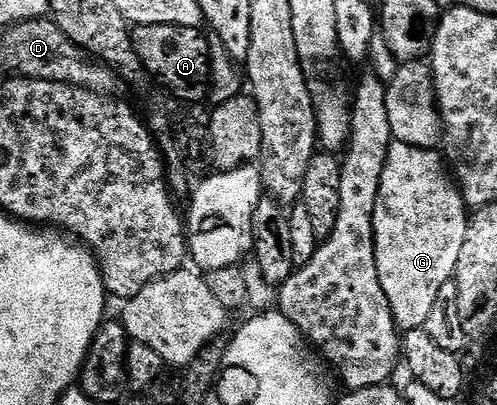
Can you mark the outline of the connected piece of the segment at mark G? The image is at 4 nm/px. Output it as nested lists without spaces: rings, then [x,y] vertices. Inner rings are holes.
[[[392,141],[372,216],[379,284],[395,325],[403,332],[426,327],[437,292],[454,279],[457,256],[465,244],[469,208],[444,159],[435,152]]]

